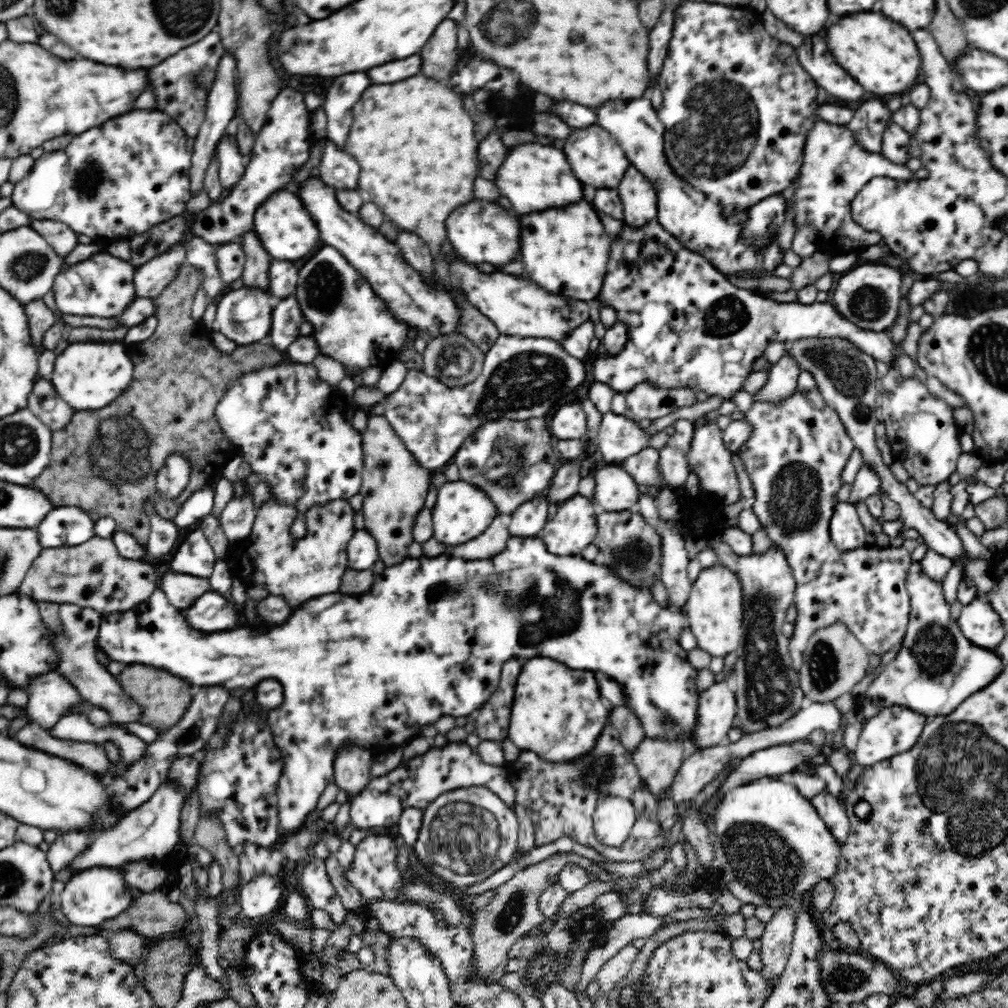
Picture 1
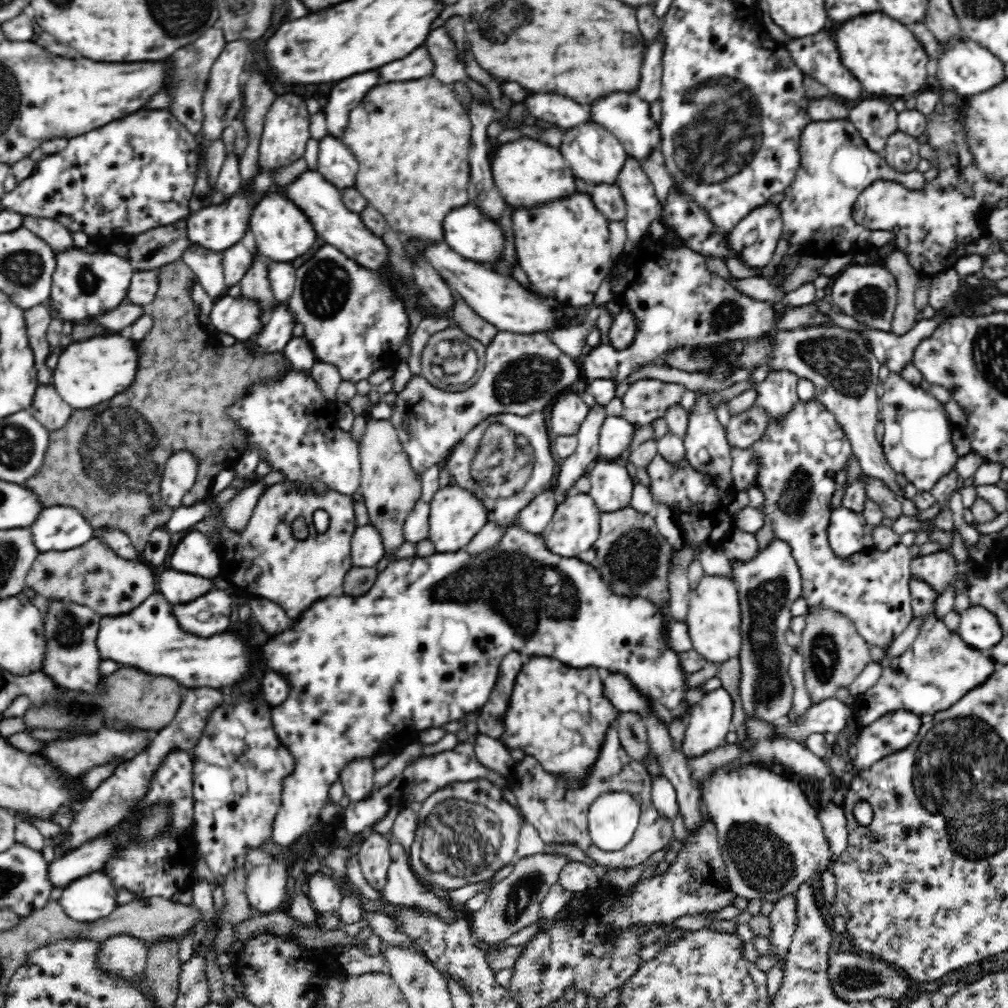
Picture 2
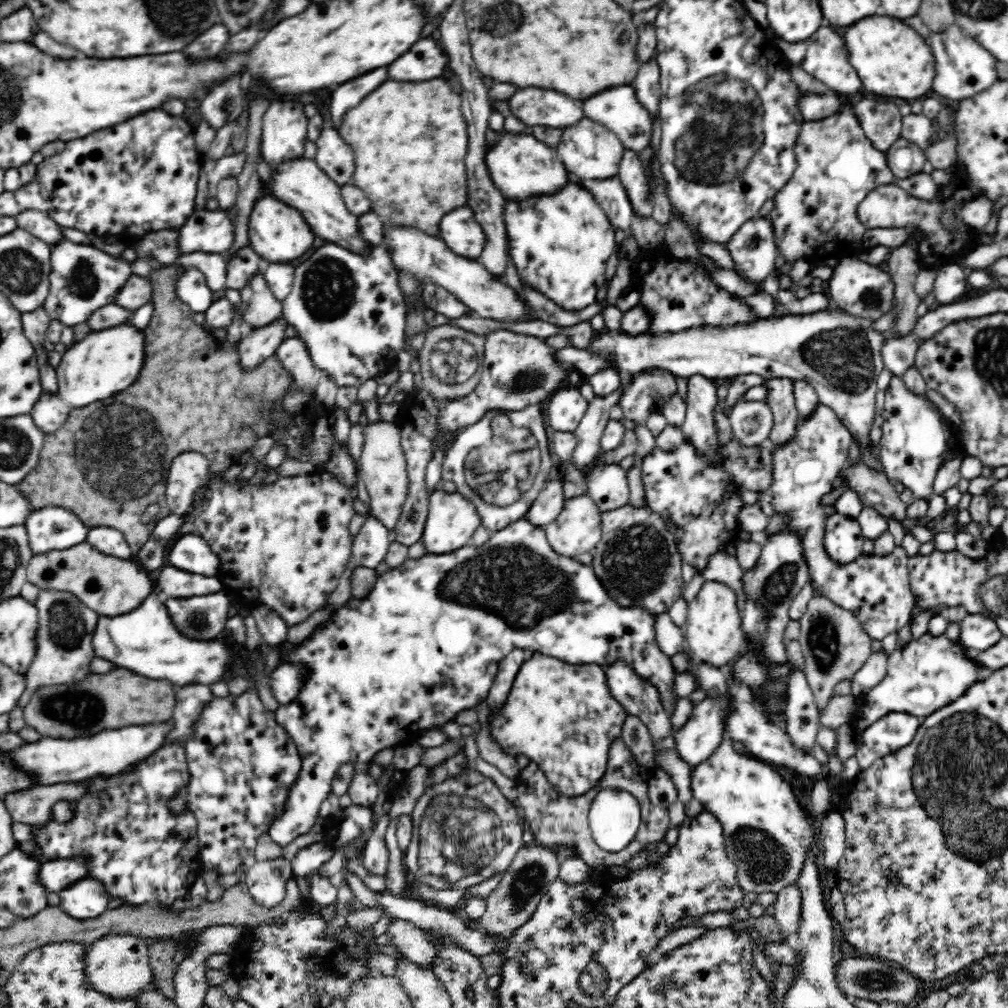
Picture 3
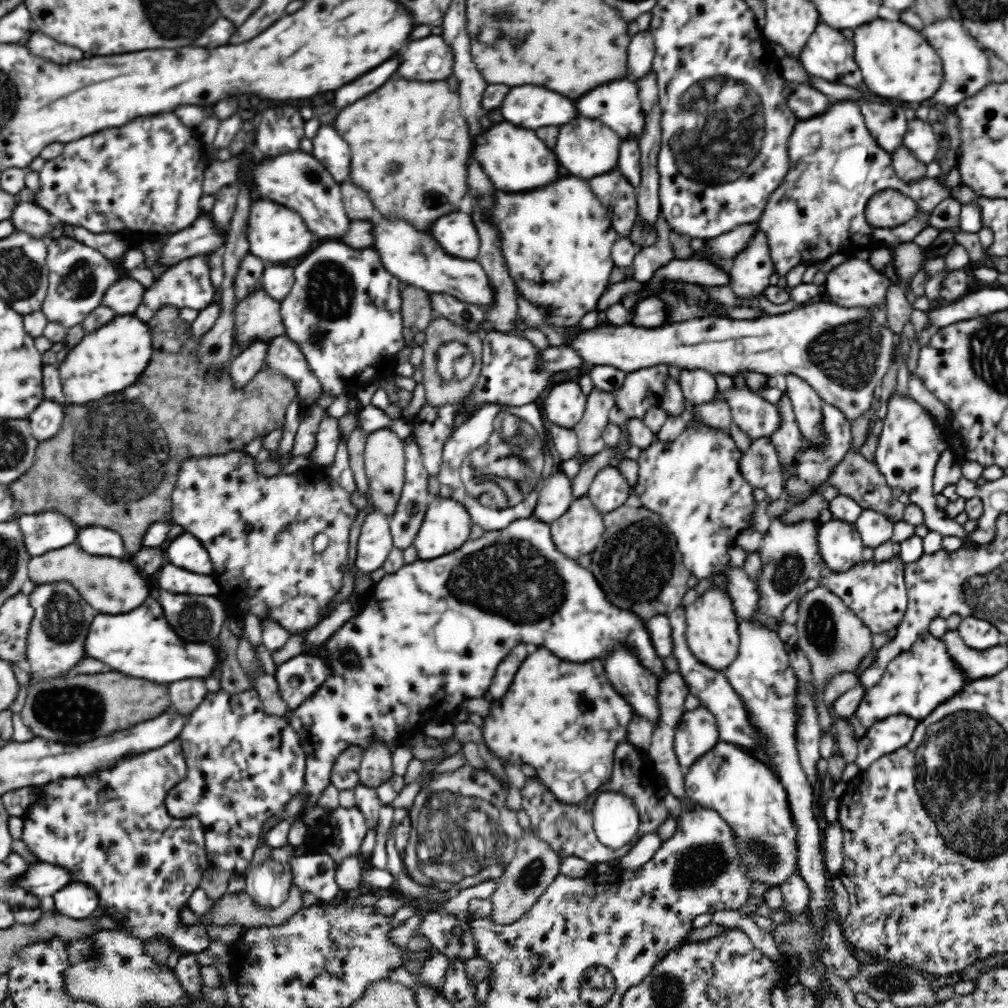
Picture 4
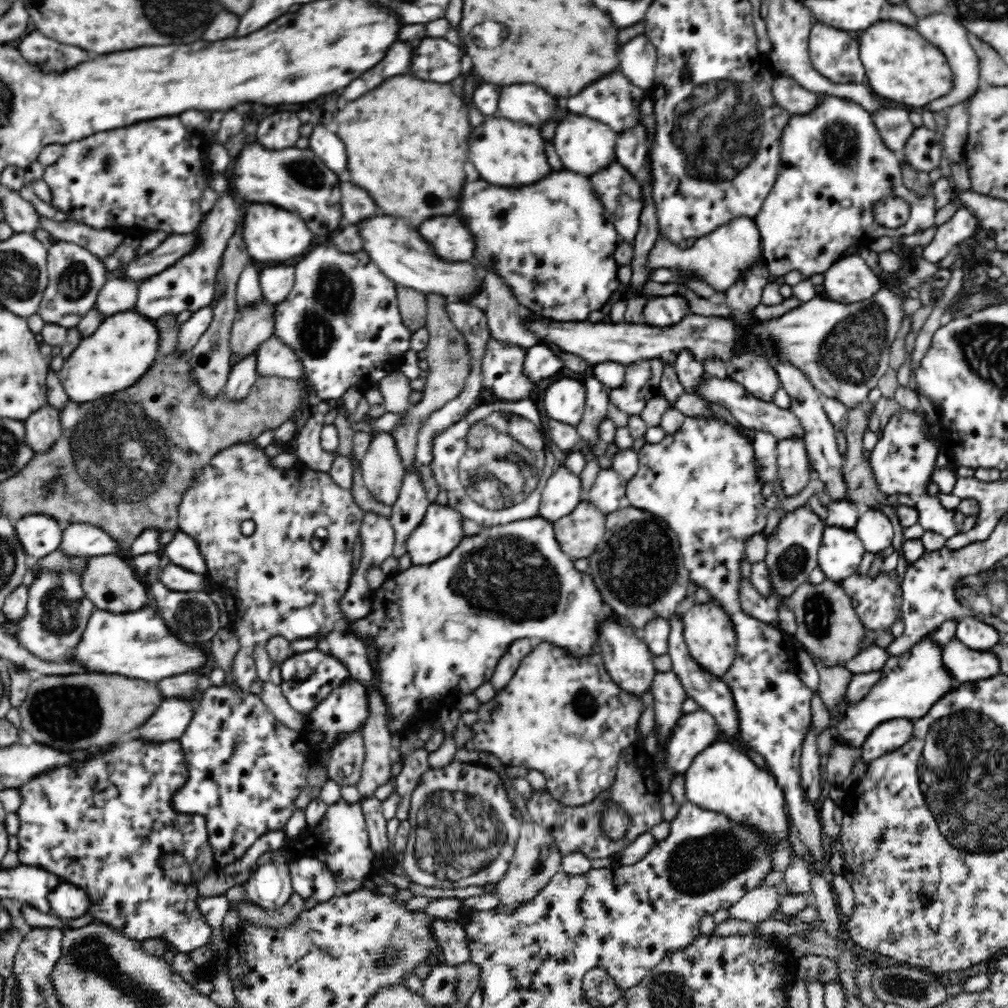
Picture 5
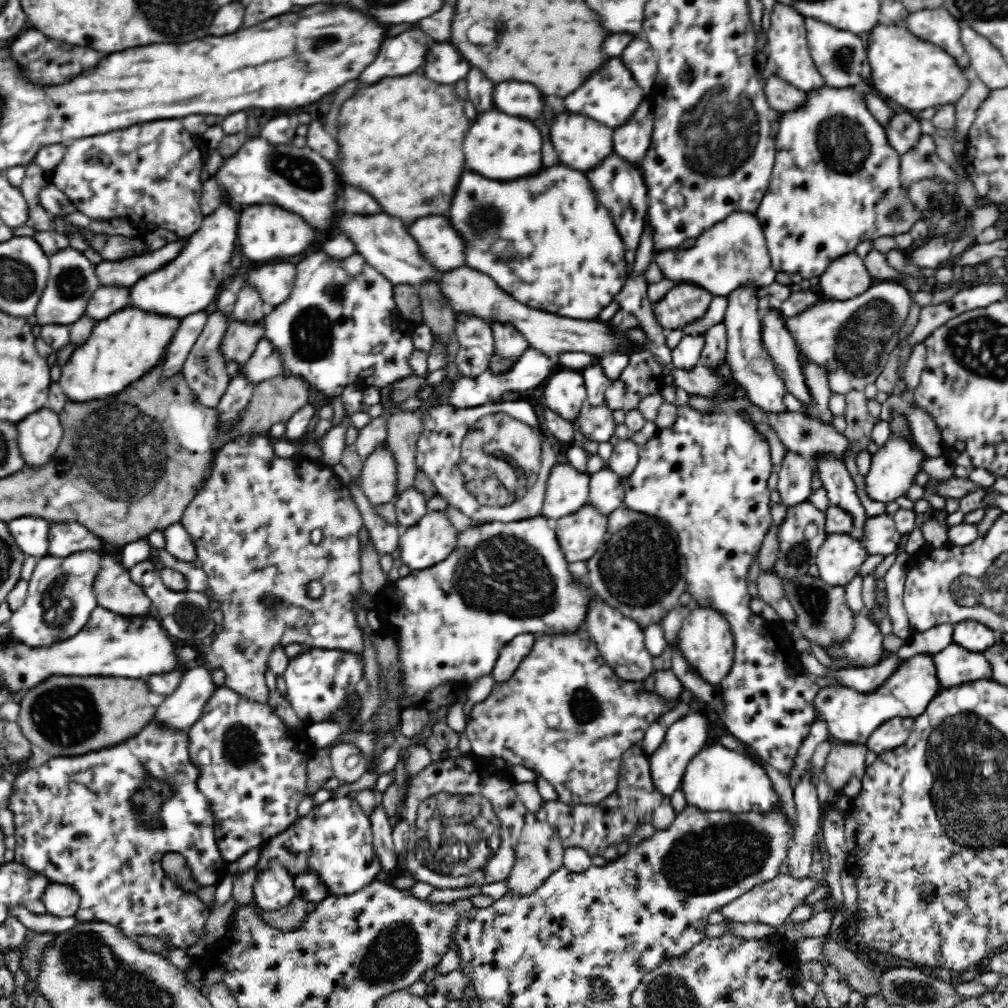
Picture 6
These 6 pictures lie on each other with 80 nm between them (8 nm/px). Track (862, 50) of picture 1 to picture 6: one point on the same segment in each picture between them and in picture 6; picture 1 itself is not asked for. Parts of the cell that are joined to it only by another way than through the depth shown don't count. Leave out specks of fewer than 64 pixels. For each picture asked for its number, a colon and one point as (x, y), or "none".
2: (883, 54)
3: (893, 60)
4: (896, 60)
5: (901, 64)
6: (915, 73)

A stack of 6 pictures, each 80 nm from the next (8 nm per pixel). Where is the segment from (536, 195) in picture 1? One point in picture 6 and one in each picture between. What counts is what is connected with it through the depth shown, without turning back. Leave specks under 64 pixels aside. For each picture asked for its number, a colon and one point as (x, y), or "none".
2: (528, 173)
3: (522, 167)
4: (516, 160)
5: (507, 153)
6: (501, 147)

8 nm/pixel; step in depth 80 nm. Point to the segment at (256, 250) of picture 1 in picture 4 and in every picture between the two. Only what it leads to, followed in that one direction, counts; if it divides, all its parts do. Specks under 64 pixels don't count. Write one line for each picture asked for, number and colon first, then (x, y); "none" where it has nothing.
2: (255, 284)
3: (260, 307)
4: (257, 318)

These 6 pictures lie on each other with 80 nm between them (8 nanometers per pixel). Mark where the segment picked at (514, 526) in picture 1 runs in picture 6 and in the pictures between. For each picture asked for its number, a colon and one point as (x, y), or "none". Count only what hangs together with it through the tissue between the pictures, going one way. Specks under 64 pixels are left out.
2: (535, 517)
3: (545, 509)
4: (555, 496)
5: (560, 494)
6: (567, 489)

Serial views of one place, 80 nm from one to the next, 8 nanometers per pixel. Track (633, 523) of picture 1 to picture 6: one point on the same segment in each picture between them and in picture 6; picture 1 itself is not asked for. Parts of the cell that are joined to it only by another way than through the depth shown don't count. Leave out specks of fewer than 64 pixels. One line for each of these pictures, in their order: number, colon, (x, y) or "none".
2: (634, 557)
3: (636, 559)
4: (638, 566)
5: (638, 568)
6: (639, 569)

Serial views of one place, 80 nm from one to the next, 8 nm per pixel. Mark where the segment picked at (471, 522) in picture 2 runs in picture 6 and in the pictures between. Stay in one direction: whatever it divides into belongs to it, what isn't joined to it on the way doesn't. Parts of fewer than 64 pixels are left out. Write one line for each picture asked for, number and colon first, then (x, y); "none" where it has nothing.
3: (451, 521)
4: (447, 526)
5: (441, 531)
6: (430, 541)

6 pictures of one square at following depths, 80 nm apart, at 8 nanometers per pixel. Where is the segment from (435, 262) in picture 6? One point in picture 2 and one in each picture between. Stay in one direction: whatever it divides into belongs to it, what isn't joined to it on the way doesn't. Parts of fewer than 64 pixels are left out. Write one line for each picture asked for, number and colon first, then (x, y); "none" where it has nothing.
2: (468, 232)
3: (459, 230)
4: (456, 232)
5: (451, 240)

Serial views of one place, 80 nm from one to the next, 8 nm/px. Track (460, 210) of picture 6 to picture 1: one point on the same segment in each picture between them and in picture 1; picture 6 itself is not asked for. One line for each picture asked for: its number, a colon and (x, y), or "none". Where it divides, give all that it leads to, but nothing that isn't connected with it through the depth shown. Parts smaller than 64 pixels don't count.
1: (566, 250)
2: (563, 247)
3: (560, 244)
4: (556, 241)
5: (552, 242)

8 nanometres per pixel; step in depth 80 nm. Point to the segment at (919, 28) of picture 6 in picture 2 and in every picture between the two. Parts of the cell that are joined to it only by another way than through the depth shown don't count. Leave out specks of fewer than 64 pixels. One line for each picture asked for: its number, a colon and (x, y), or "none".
2: (967, 68)
3: (963, 68)
4: (966, 67)
5: (950, 36)

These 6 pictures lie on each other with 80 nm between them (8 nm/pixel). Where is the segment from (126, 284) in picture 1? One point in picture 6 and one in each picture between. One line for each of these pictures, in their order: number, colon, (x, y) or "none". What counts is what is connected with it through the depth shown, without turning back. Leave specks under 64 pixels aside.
2: (85, 285)
3: (83, 279)
4: (79, 276)
5: (76, 276)
6: (72, 281)

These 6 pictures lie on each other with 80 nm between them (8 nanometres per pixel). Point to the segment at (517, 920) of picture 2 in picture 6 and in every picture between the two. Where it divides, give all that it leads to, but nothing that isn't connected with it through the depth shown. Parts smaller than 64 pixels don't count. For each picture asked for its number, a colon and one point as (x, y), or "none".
3: (528, 878)
4: (535, 865)
5: (536, 860)
6: (539, 853)

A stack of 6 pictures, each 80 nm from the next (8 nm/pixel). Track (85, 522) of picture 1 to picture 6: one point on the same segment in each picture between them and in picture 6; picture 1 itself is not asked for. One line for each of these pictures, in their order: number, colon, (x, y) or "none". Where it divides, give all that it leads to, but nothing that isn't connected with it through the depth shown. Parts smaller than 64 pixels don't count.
2: (58, 528)
3: (55, 528)
4: (50, 530)
5: (40, 534)
6: (31, 533)

